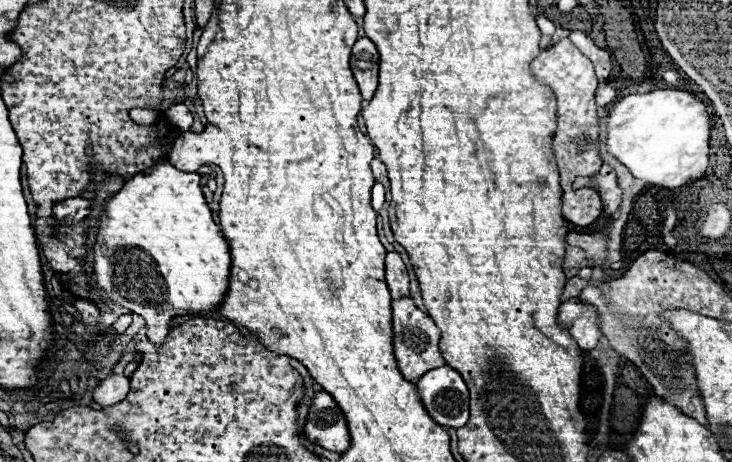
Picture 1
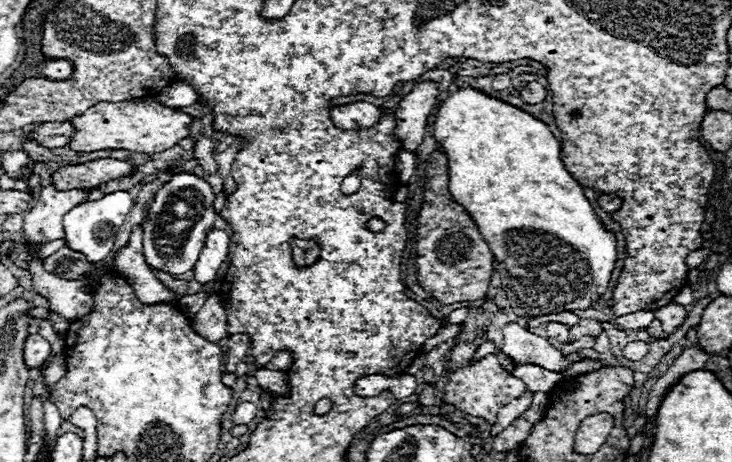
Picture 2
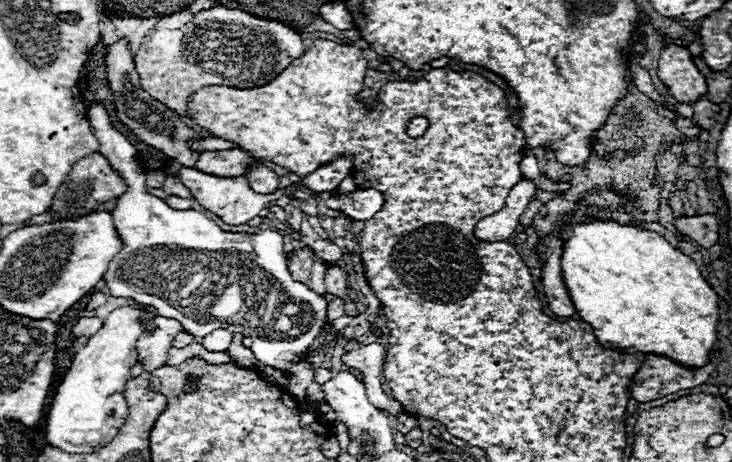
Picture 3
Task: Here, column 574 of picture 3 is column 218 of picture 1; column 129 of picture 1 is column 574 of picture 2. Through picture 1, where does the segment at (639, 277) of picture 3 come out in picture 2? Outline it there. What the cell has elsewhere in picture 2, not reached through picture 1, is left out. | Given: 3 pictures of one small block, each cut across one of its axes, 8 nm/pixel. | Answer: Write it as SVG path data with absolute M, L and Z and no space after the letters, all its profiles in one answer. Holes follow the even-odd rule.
M450 84L448 98L436 110L432 136L448 156L452 198L468 210L494 252L494 268L502 278L512 312L516 316L542 316L590 308L608 288L616 262L616 236L602 226L582 186L564 168L560 142L550 128L532 114L476 88Z

